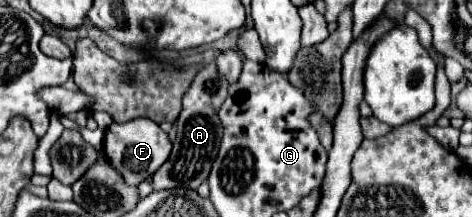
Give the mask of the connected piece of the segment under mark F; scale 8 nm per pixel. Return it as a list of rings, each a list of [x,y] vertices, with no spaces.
[[[146,117],[132,119],[126,123],[112,123],[106,129],[104,145],[102,145],[102,151],[110,161],[110,165],[124,177],[124,183],[132,187],[138,187],[142,181],[150,179],[160,169],[160,165],[168,159],[170,149],[172,149],[172,143],[168,135],[158,127],[158,123]]]

